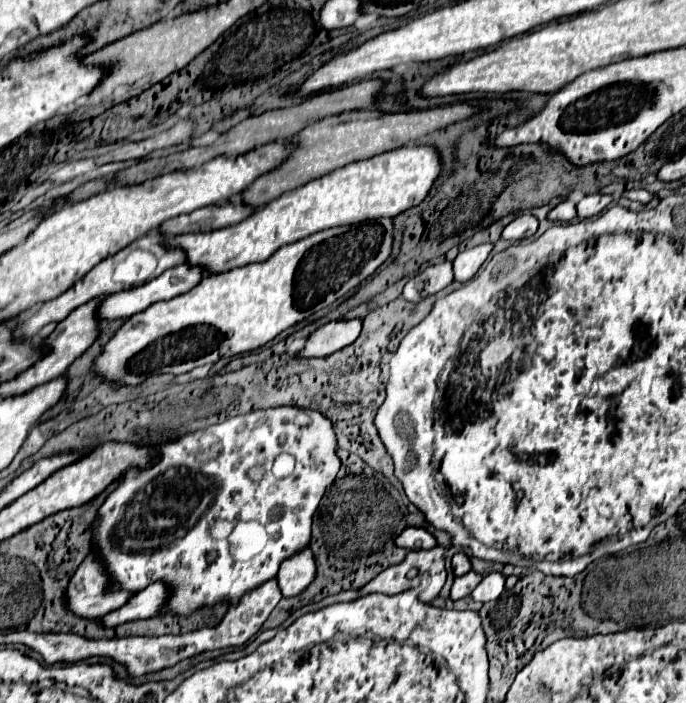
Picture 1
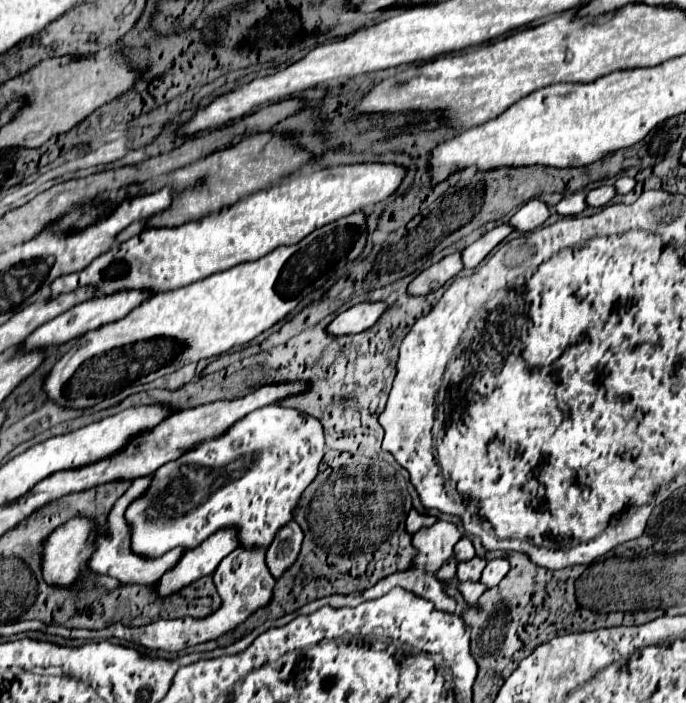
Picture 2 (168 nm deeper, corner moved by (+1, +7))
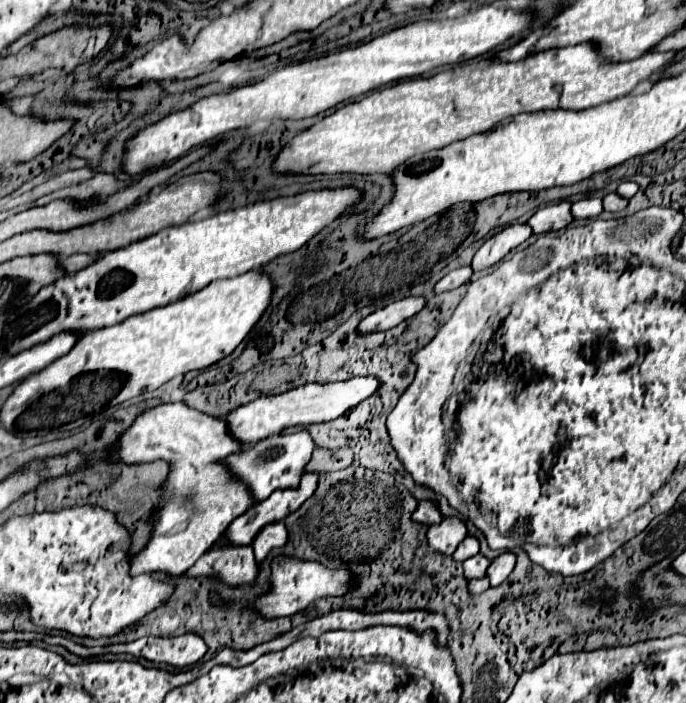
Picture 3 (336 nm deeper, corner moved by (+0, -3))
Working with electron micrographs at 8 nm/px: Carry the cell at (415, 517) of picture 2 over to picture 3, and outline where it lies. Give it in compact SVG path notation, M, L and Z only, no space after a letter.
M421 501L419 507L413 513L413 521L415 523L425 523L425 525L435 525L435 523L441 523L441 515L439 515L435 503Z

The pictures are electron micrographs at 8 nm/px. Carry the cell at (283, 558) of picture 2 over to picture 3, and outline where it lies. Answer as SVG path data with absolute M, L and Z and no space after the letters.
M283 521L271 523L271 525L263 527L261 533L255 537L255 541L253 541L253 545L251 545L251 547L255 549L255 559L257 559L257 563L261 565L261 563L269 557L271 551L283 549L283 547L287 545L287 541L289 541L289 533L287 533Z

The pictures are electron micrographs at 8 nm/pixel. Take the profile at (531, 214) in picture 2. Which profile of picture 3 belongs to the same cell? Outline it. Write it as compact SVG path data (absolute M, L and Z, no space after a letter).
M561 201L555 205L547 205L543 209L539 209L529 221L527 225L533 227L535 235L547 233L547 231L559 231L563 227L567 227L573 221L571 217L571 203Z

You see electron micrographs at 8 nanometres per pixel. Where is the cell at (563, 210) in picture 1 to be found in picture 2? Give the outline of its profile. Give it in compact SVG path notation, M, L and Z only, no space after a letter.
M578 191L578 193L572 193L572 195L564 195L564 199L556 205L556 211L560 215L580 215L586 209L588 209L586 191Z

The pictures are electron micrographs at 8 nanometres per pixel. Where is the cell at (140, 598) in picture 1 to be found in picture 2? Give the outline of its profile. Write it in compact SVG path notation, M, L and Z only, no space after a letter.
M224 527L210 535L202 545L188 549L178 561L176 569L170 569L160 583L156 583L158 595L170 595L180 591L186 583L192 583L204 575L210 575L222 557L238 547L238 531L234 527Z

